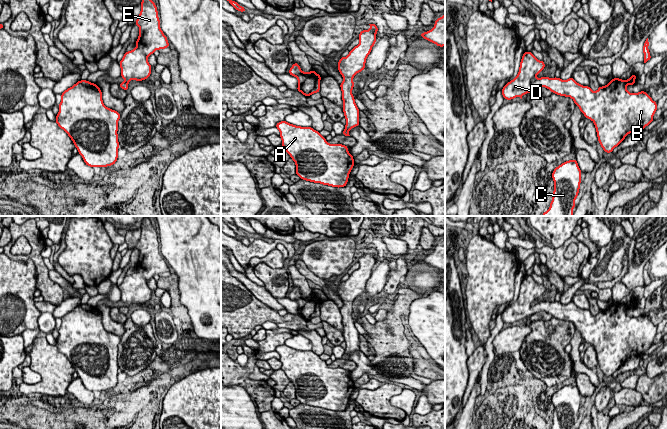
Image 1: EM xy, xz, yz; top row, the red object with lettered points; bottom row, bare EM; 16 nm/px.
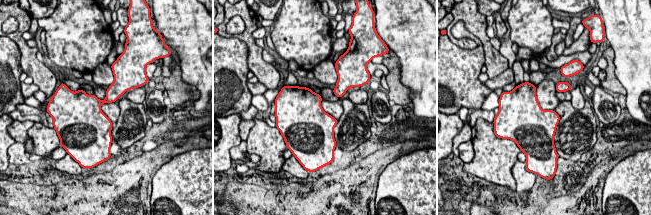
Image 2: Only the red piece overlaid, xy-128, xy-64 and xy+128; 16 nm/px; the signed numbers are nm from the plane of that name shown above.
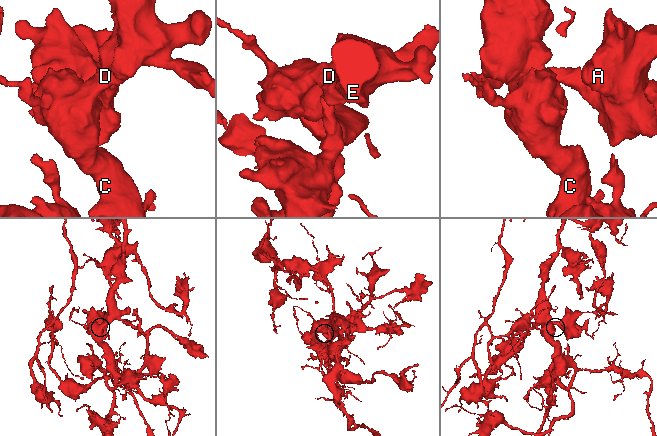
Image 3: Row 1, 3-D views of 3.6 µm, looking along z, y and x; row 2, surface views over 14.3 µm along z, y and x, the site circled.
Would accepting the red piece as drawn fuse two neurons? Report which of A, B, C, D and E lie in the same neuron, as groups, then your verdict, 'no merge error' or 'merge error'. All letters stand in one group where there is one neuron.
A B C D E | no merge error

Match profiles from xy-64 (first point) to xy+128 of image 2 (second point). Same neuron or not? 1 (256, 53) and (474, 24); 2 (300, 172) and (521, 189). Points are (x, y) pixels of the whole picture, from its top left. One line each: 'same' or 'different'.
1: same
2: same

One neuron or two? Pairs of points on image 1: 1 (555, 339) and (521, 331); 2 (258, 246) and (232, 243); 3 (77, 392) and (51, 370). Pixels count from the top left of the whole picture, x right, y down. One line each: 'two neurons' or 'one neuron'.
1: two neurons
2: one neuron
3: two neurons

